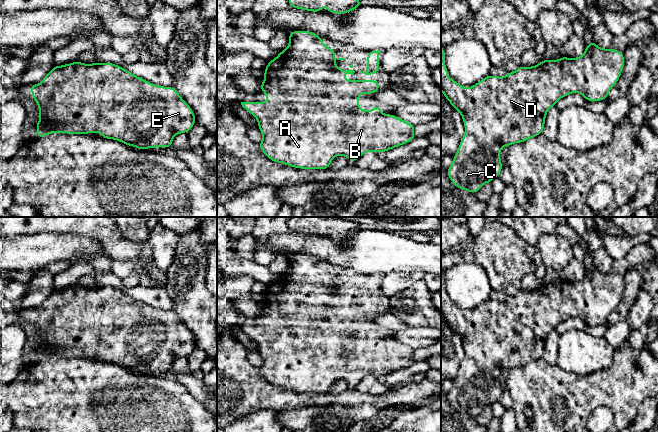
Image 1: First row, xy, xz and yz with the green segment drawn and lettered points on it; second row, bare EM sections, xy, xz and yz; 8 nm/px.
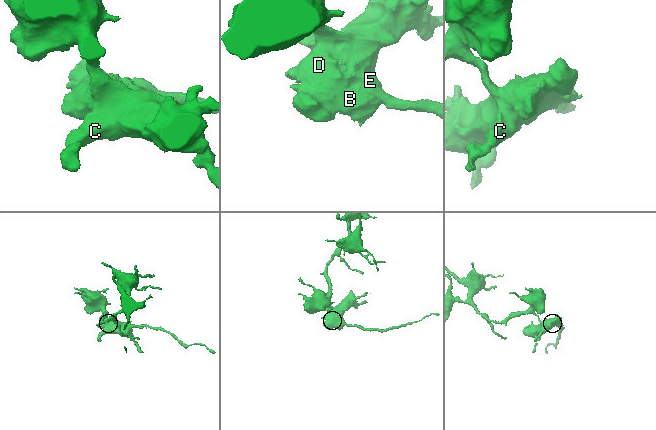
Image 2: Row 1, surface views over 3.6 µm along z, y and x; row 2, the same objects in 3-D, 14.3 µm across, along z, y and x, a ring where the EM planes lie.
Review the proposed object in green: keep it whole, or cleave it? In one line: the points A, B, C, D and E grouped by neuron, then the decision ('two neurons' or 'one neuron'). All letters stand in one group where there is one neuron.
A B C D E; one neuron

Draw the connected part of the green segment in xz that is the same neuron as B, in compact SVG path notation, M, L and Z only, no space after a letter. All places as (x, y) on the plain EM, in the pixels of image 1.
M292 255L288 258L289 269L288 271L279 276L279 279L268 286L266 292L264 293L264 306L260 307L261 316L267 318L266 326L241 326L242 331L252 338L258 345L258 352L260 353L263 364L258 367L260 374L266 379L266 381L276 387L286 388L289 391L300 392L300 393L318 393L324 394L330 392L331 385L338 379L344 379L348 384L357 385L364 377L368 375L387 376L390 373L396 372L400 369L411 366L415 362L415 349L403 345L402 343L394 340L393 338L382 338L381 329L377 329L371 335L366 333L359 333L359 320L361 318L374 318L377 314L381 313L380 308L377 304L343 304L341 301L344 299L353 299L355 295L353 292L353 287L349 290L350 294L341 294L341 290L335 289L335 274L329 272L322 267L323 261L316 259L310 255Z

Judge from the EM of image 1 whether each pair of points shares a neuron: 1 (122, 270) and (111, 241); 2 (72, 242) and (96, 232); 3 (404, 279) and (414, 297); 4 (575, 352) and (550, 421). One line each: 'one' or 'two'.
1: two
2: two
3: two
4: two

